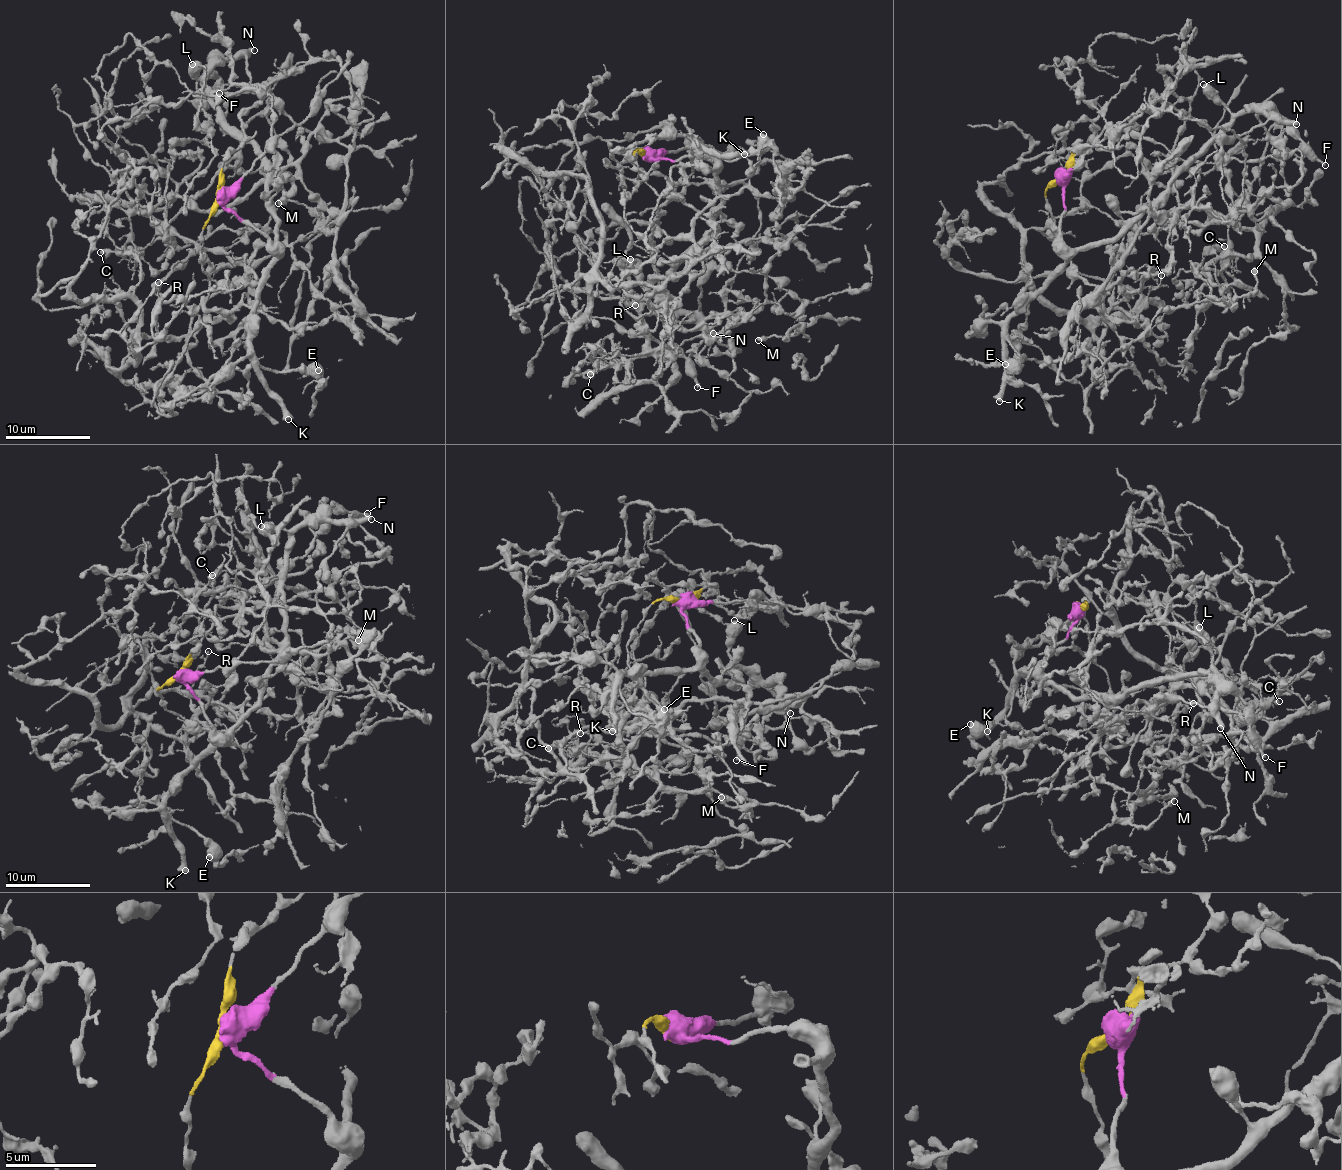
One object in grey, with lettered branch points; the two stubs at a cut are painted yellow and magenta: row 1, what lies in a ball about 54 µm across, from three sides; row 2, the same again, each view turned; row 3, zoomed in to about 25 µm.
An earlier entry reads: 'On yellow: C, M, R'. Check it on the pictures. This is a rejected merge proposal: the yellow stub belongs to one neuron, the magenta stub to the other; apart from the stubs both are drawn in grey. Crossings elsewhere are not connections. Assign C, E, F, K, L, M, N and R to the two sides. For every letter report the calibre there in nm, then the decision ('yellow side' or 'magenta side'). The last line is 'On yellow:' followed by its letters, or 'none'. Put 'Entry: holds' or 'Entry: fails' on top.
Entry: holds
C: 300 nm | yellow side
E: 750 nm | magenta side
F: 240 nm | magenta side
K: 550 nm | magenta side
L: 750 nm | magenta side
M: 460 nm | yellow side
N: 440 nm | magenta side
R: 90 nm | yellow side
On yellow: C, M, R

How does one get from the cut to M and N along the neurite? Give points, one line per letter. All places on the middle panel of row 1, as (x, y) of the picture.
M: (645, 156), (712, 220), (663, 285), (599, 278), (655, 306), (712, 203), (824, 205), (759, 341)
N: (645, 156), (696, 155), (716, 165), (720, 208), (708, 239), (657, 294), (713, 332)

